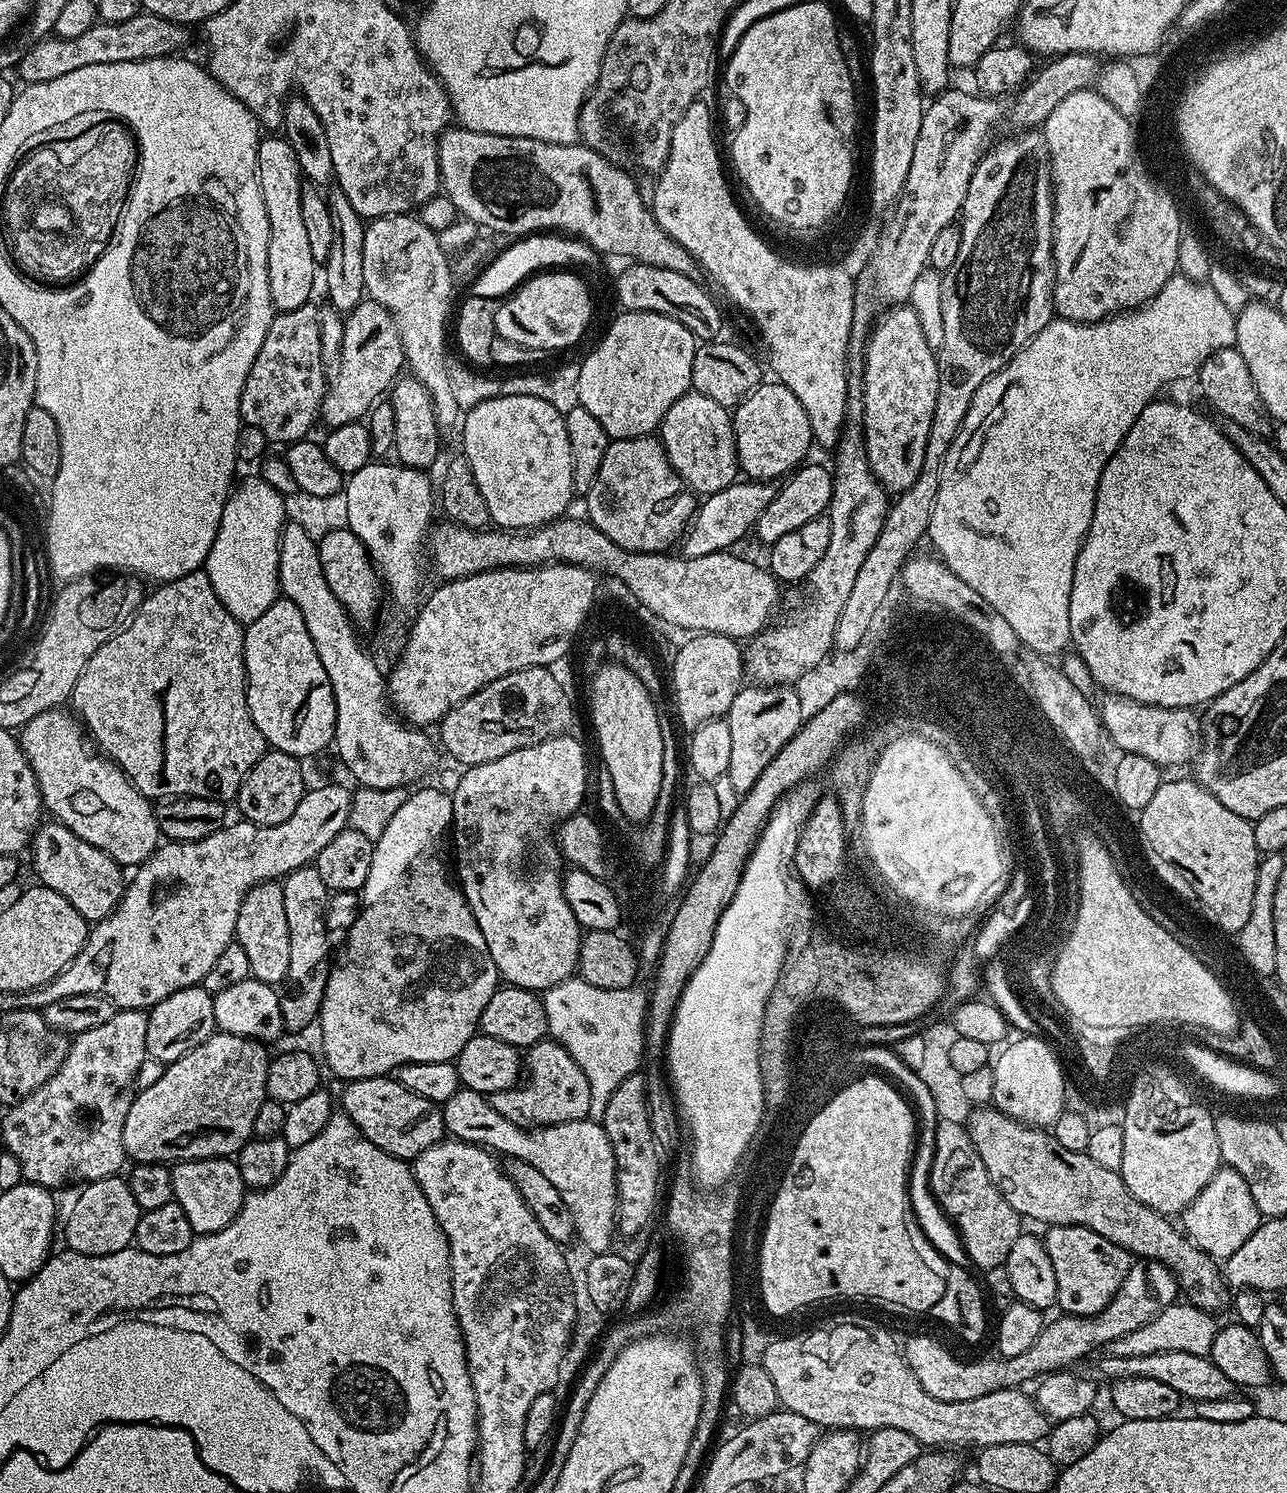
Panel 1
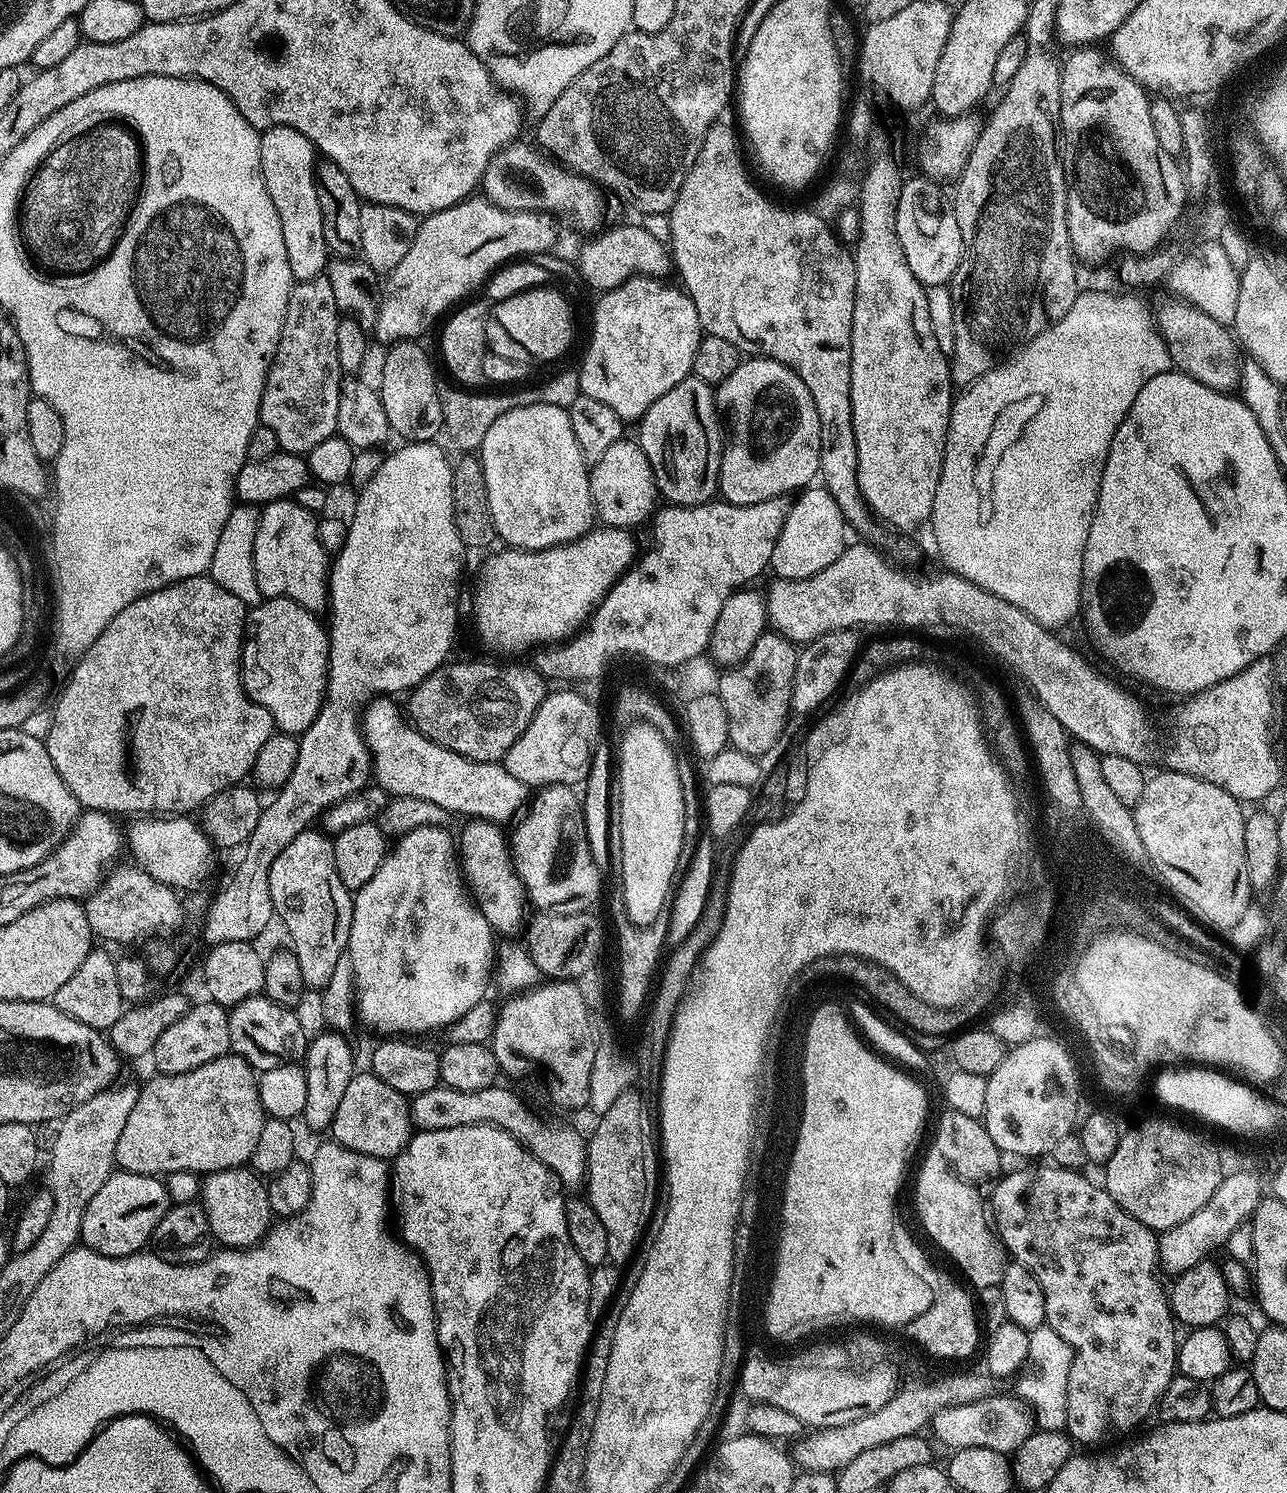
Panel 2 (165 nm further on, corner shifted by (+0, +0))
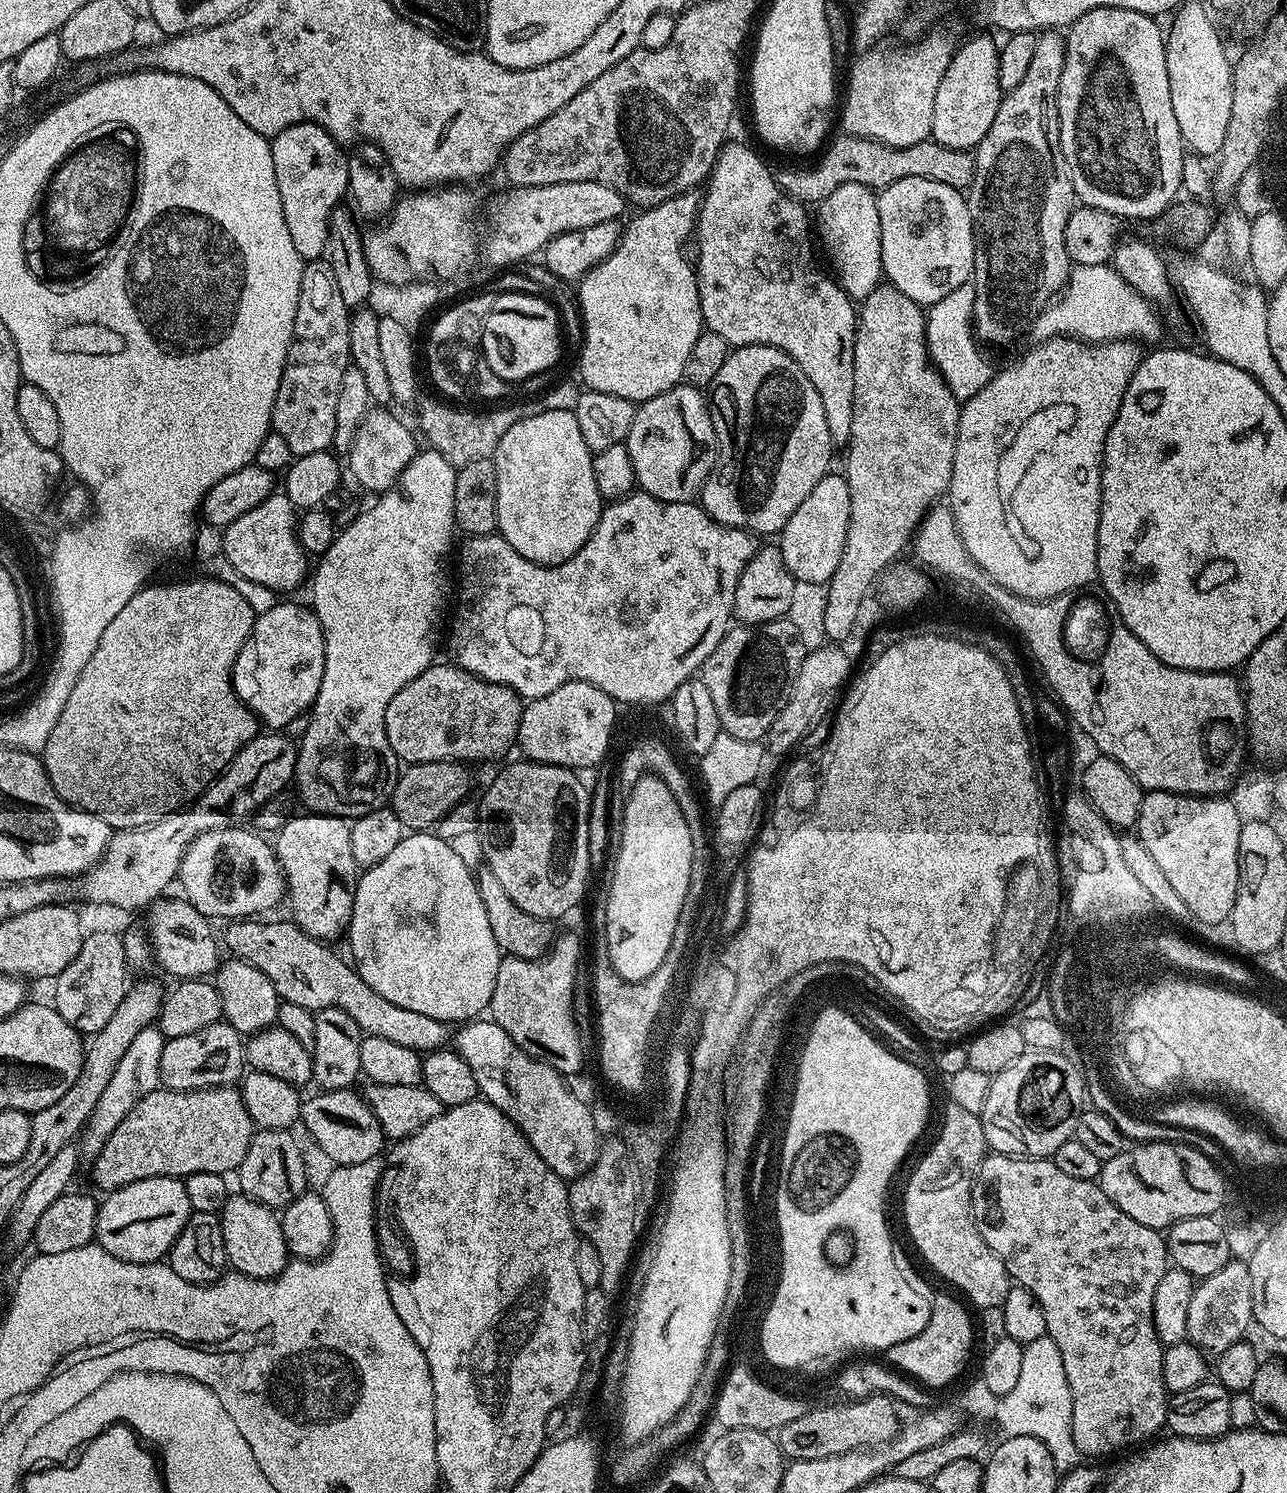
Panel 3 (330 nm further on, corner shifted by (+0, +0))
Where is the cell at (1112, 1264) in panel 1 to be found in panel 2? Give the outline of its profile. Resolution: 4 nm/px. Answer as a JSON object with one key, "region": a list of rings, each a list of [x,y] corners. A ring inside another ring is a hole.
{"region":[[[1047,1166],[1040,1168],[1033,1178],[1028,1172],[1012,1172],[1001,1175],[995,1181],[990,1192],[990,1216],[994,1221],[994,1231],[1004,1246],[1005,1253],[1015,1263],[1021,1264],[1025,1270],[1032,1275],[1042,1286],[1042,1294],[1046,1302],[1045,1321],[1055,1330],[1073,1350],[1073,1357],[1068,1366],[1068,1381],[1066,1382],[1066,1398],[1062,1402],[1063,1407],[1068,1410],[1068,1421],[1066,1431],[1077,1445],[1080,1444],[1100,1444],[1103,1440],[1108,1440],[1111,1436],[1116,1436],[1119,1432],[1128,1432],[1131,1428],[1136,1428],[1151,1412],[1155,1413],[1158,1402],[1164,1397],[1164,1391],[1170,1386],[1173,1376],[1177,1375],[1176,1349],[1178,1347],[1178,1335],[1176,1336],[1177,1321],[1172,1314],[1169,1293],[1160,1285],[1160,1280],[1156,1277],[1158,1273],[1158,1261],[1160,1258],[1160,1241],[1157,1233],[1152,1229],[1142,1226],[1138,1218],[1126,1214],[1114,1198],[1099,1183],[1091,1184],[1086,1177],[1080,1176],[1079,1171],[1070,1168],[1057,1168]]]}

